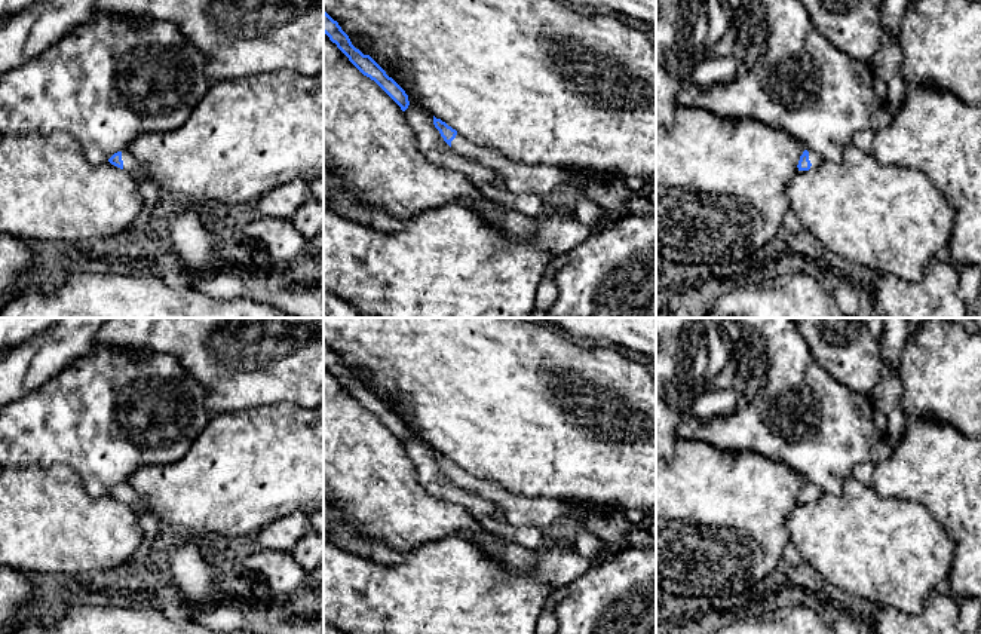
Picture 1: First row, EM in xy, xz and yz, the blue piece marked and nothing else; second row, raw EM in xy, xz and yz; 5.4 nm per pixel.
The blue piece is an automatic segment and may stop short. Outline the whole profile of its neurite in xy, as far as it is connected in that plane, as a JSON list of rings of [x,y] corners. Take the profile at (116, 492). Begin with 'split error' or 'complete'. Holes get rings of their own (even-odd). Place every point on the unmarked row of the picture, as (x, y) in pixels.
split error; [[[128,483],[114,486],[108,494],[120,502],[140,508],[142,505],[141,494]]]

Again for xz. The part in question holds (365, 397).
complete; [[[324,343],[324,365],[349,390],[349,393],[367,410],[374,413],[405,444],[410,438],[405,423],[386,407],[386,404],[370,389],[356,382],[349,368]]]

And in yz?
split error; [[[804,483],[798,493],[798,503],[809,503],[810,500],[818,499],[822,494],[822,490],[815,484]]]

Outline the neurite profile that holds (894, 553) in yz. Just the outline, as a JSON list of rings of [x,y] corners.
[[[853,475],[841,493],[822,493],[785,520],[790,540],[818,575],[844,592],[876,606],[920,613],[932,591],[948,592],[956,545],[931,512],[916,500],[888,499]]]

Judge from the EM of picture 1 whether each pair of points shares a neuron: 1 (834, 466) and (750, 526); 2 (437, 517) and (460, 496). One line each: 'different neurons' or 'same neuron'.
1: different neurons
2: different neurons

